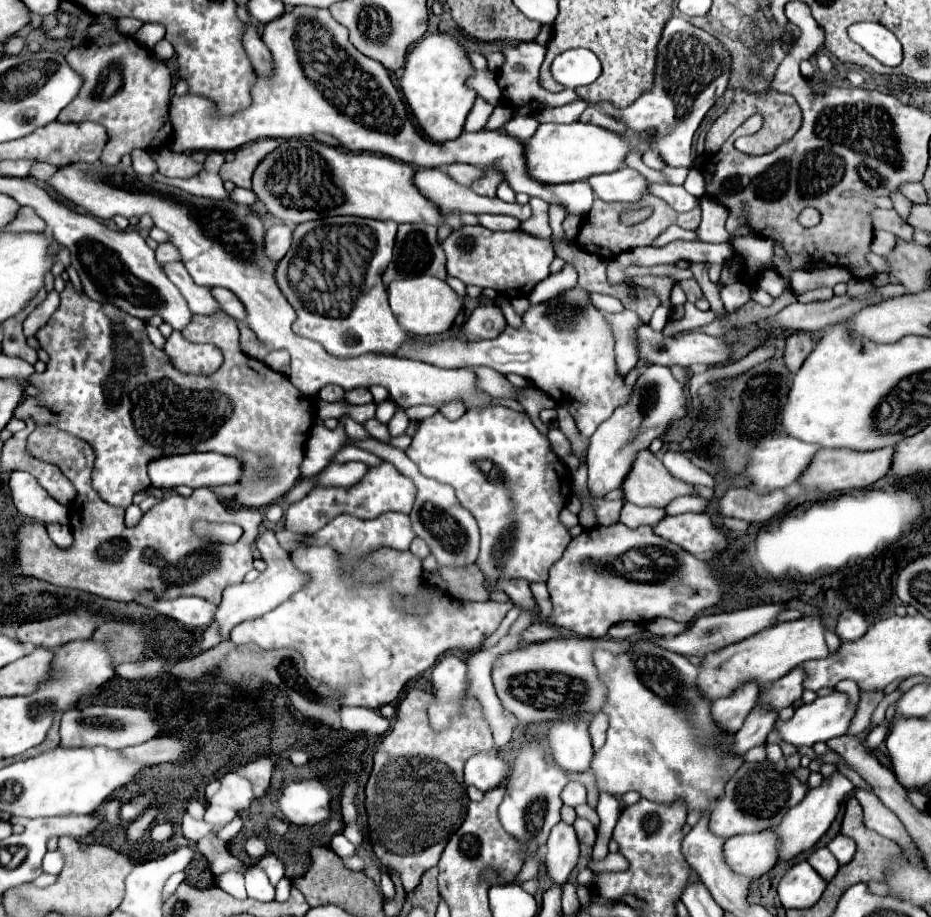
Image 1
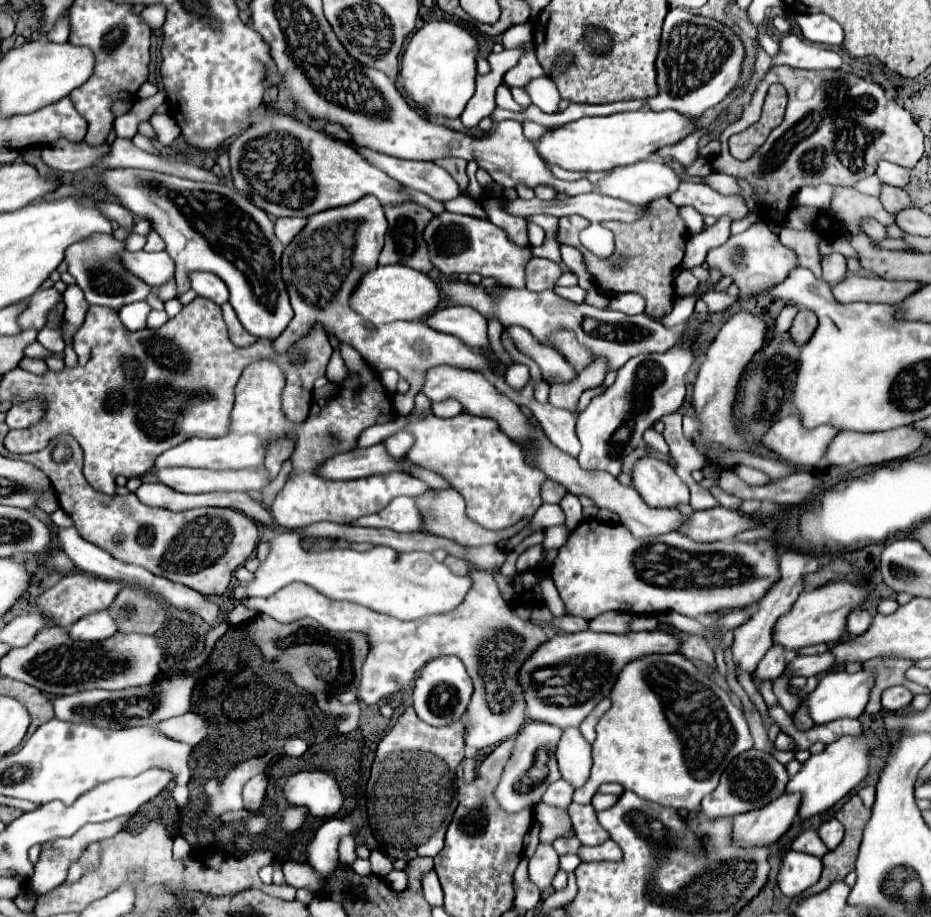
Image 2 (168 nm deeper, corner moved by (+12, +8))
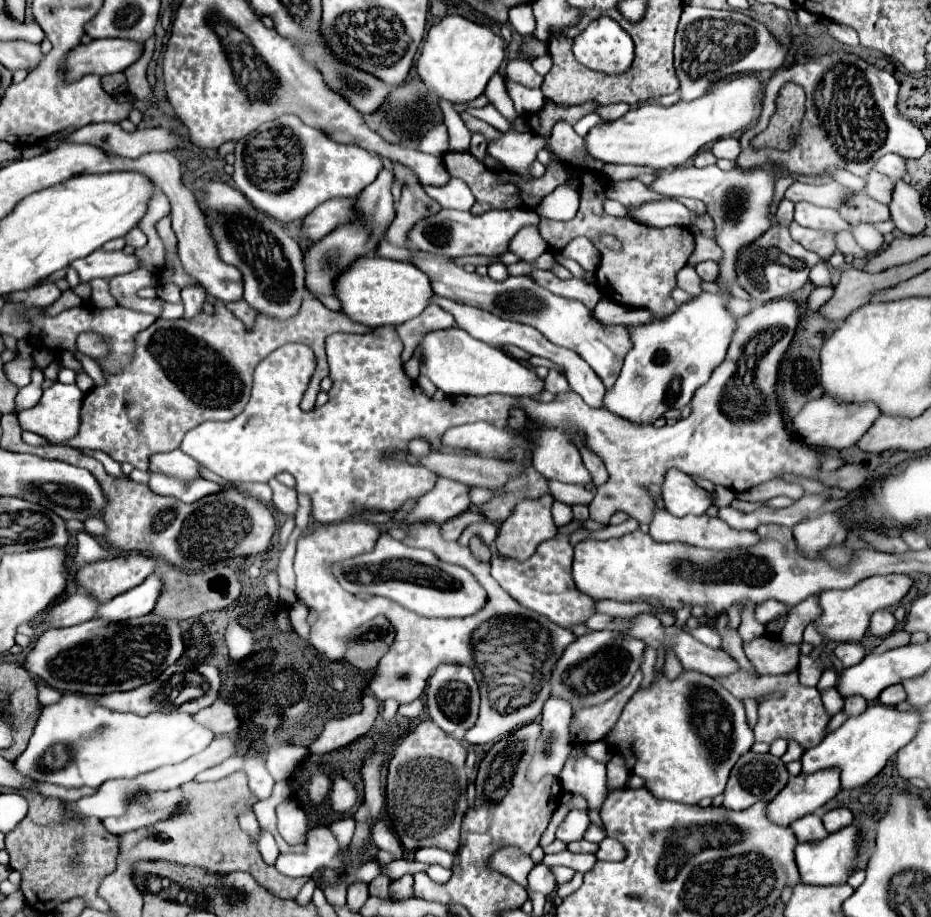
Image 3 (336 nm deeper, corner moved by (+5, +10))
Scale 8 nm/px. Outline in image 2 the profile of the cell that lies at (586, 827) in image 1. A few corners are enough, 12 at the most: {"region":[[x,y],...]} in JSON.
{"region":[[556,838],[558,854],[576,854],[582,844],[574,838]]}

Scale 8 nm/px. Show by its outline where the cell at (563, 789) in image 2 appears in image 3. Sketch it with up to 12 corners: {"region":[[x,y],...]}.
{"region":[[571,810],[557,828],[557,838],[569,844],[583,838],[589,816]]}

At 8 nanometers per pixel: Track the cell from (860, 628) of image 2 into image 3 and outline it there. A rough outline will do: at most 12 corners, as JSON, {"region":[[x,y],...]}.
{"region":[[889,610],[873,612],[869,632],[889,636],[897,620]]}

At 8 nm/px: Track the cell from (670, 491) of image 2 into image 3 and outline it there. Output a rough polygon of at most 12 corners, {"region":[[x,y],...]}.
{"region":[[671,468],[661,498],[673,516],[705,514],[707,490],[685,472]]}

